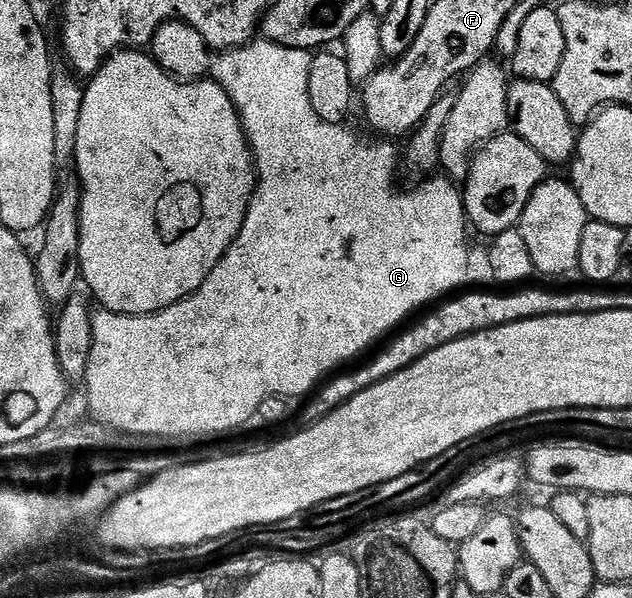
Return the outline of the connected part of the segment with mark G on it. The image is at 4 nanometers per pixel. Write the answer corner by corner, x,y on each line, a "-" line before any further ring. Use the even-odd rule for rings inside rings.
252,40
246,46
225,50
212,57
210,77
218,86
225,88
233,100
239,118
243,121
243,131
247,133
251,154
255,157
255,195
247,209
245,224
241,224
241,232
237,232
237,240
233,240
217,268
209,272
205,284
201,284
197,292
185,296
177,304
169,304
169,308
155,314
115,314
112,310
104,309
92,313
92,352
89,354
85,387
87,406
95,413
91,413
94,421
103,423
112,431
140,434
143,438
207,438
210,434
227,434
246,422
250,423
257,408
261,408
261,400
294,400
302,394
310,395
328,375
342,367
339,366
342,362
357,357
362,350
370,351
370,346
382,334
390,335
396,327
412,317
410,314
414,310
422,311
462,287
459,285
466,280
467,269
471,266
471,250
467,247
469,223
460,187
446,176
431,176
420,181
423,183
416,190
398,190
395,177
401,173
401,150
391,143
394,141
383,136
358,138
353,131
346,130
346,125
329,124
321,120
317,112
313,112
313,104
309,100
311,59
312,55
308,51
285,48
266,40

